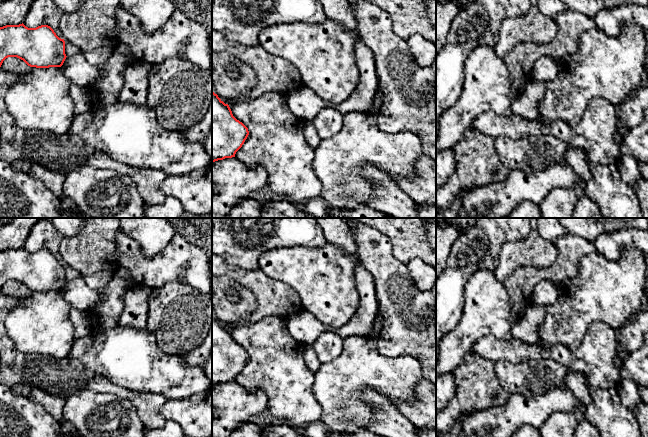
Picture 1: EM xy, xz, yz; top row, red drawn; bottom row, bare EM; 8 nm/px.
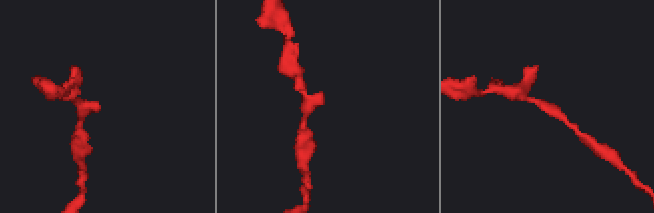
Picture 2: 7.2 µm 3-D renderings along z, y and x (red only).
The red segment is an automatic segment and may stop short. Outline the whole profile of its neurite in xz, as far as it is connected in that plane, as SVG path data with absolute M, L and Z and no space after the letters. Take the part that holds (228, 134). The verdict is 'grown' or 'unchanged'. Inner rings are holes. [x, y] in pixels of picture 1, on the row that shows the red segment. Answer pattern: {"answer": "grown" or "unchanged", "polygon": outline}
{"answer": "unchanged", "polygon": "M212 91L212 162L235 157L248 135L248 128L233 116L229 105Z"}

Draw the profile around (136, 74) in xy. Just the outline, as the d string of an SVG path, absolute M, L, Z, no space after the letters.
M135 60L125 67L123 70L124 86L117 95L119 102L146 105L151 66Z

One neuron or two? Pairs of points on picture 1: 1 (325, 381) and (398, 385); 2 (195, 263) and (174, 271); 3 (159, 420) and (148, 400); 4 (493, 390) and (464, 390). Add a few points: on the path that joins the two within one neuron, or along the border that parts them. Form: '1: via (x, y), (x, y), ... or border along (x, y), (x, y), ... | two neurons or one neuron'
1: via (343, 379), (380, 379) | one neuron
2: via (191, 268), (186, 273), (179, 271) | one neuron
3: via (154, 415), (148, 409), (148, 405) | one neuron
4: via (486, 390), (471, 390) | one neuron

